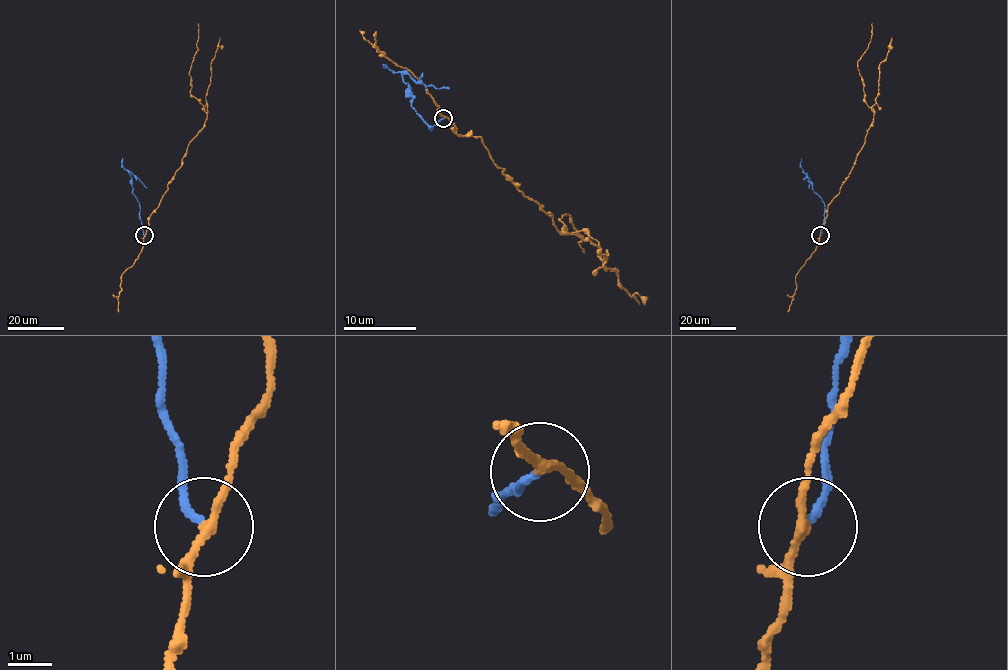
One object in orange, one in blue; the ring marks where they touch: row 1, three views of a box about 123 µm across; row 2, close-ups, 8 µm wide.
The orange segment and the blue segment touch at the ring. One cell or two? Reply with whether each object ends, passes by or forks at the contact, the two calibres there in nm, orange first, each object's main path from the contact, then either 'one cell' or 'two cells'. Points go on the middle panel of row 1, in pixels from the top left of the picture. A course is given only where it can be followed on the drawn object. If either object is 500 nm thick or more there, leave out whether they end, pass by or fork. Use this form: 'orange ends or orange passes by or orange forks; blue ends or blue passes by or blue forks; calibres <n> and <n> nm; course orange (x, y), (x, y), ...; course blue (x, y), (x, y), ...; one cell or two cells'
orange passes by; blue ends; calibres 200 and 180 nm; course orange (443, 118), (481, 138), (560, 231), (603, 259), (583, 231), (561, 229), (567, 213), (581, 251); course blue (443, 118), (430, 127), (412, 106), (414, 98), (403, 80), (405, 75), (425, 85), (448, 89); two cells

